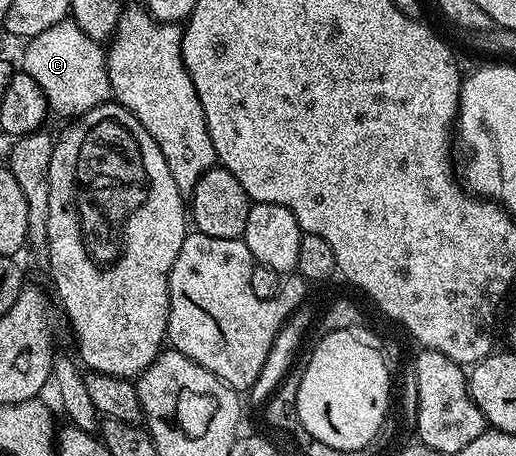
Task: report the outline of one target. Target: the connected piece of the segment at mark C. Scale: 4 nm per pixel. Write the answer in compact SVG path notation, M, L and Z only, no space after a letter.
M64 20L47 28L41 35L28 39L26 46L29 47L25 50L24 73L29 74L31 80L35 80L35 84L39 84L39 88L43 88L45 98L49 101L50 111L54 115L69 118L65 120L76 120L82 114L91 112L96 106L106 105L113 98L111 80L107 76L107 64L105 63L106 51L103 49L102 43L83 32L74 21Z

